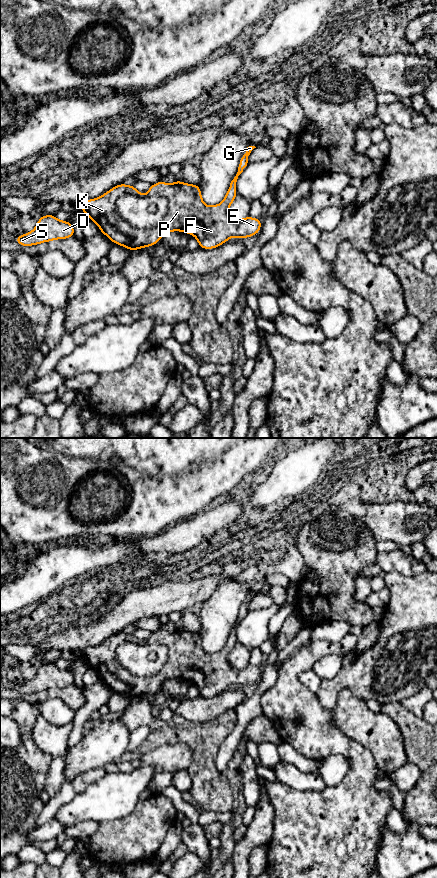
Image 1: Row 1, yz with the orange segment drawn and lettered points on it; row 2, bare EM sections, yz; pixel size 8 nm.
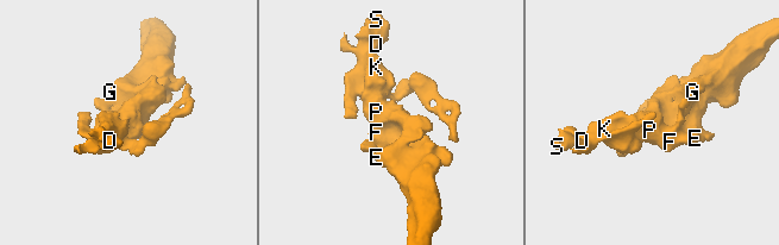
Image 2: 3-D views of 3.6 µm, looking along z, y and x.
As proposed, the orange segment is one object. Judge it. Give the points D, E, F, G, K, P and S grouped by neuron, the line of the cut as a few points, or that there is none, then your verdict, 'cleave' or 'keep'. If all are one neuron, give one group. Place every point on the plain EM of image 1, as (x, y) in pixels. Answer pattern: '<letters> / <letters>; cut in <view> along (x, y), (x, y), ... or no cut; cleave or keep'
D S / E F G K P; cut in yz along (115, 649), (115, 659), (139, 676), (155, 674), (169, 653); cleave

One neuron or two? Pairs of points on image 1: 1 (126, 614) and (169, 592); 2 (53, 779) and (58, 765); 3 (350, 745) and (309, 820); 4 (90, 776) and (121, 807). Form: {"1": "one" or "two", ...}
{"1": "one", "2": "one", "3": "one", "4": "two"}

